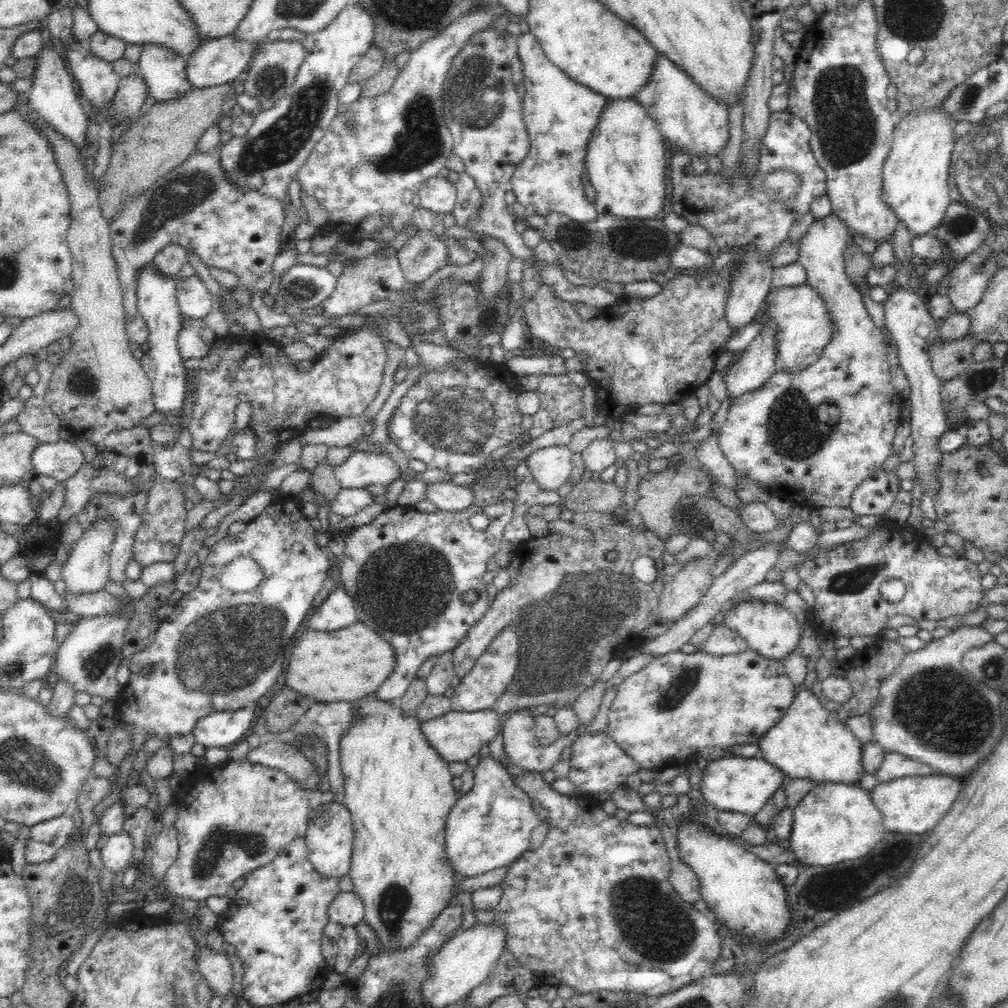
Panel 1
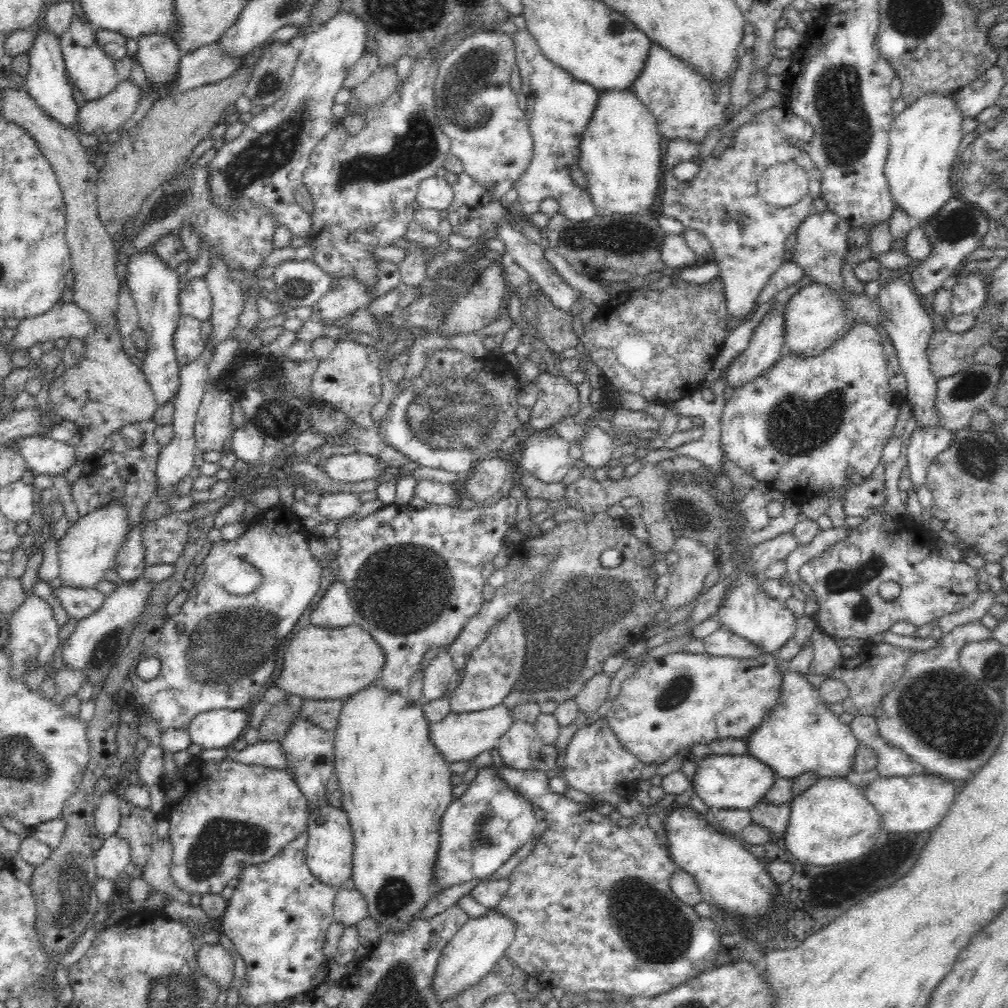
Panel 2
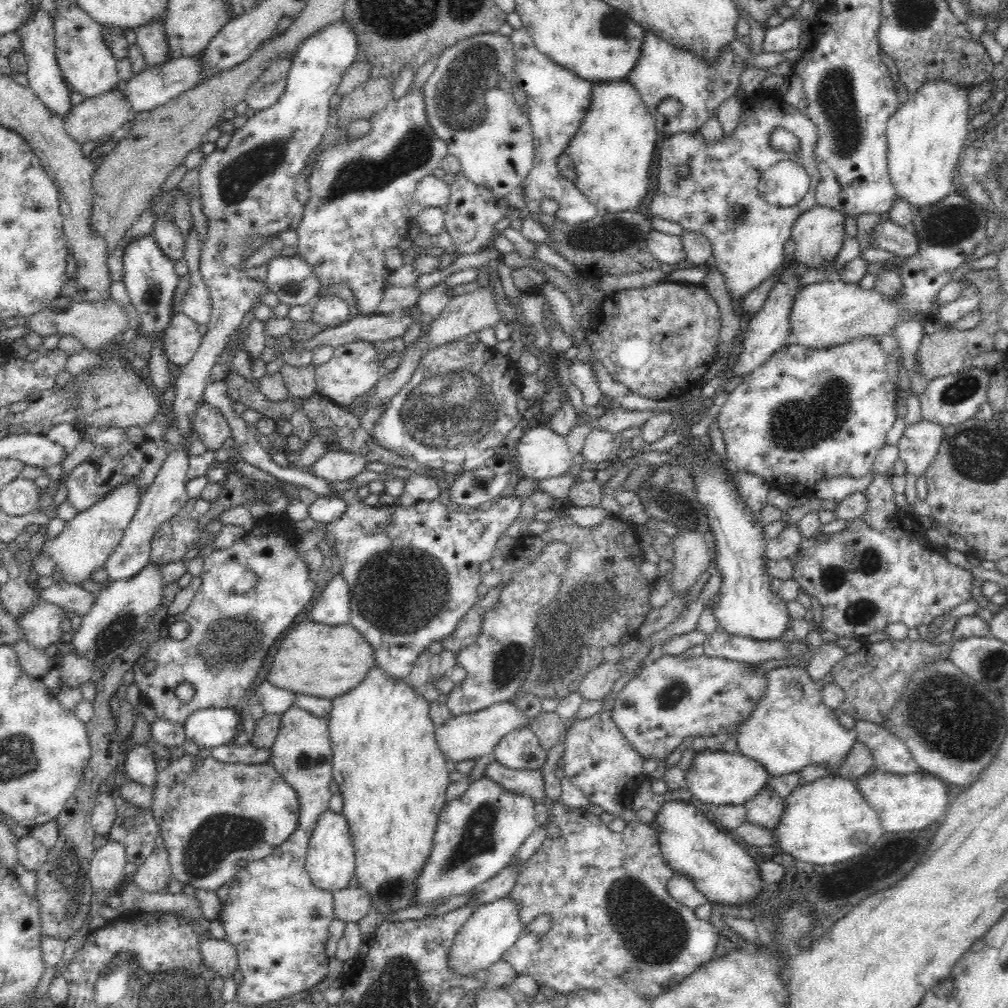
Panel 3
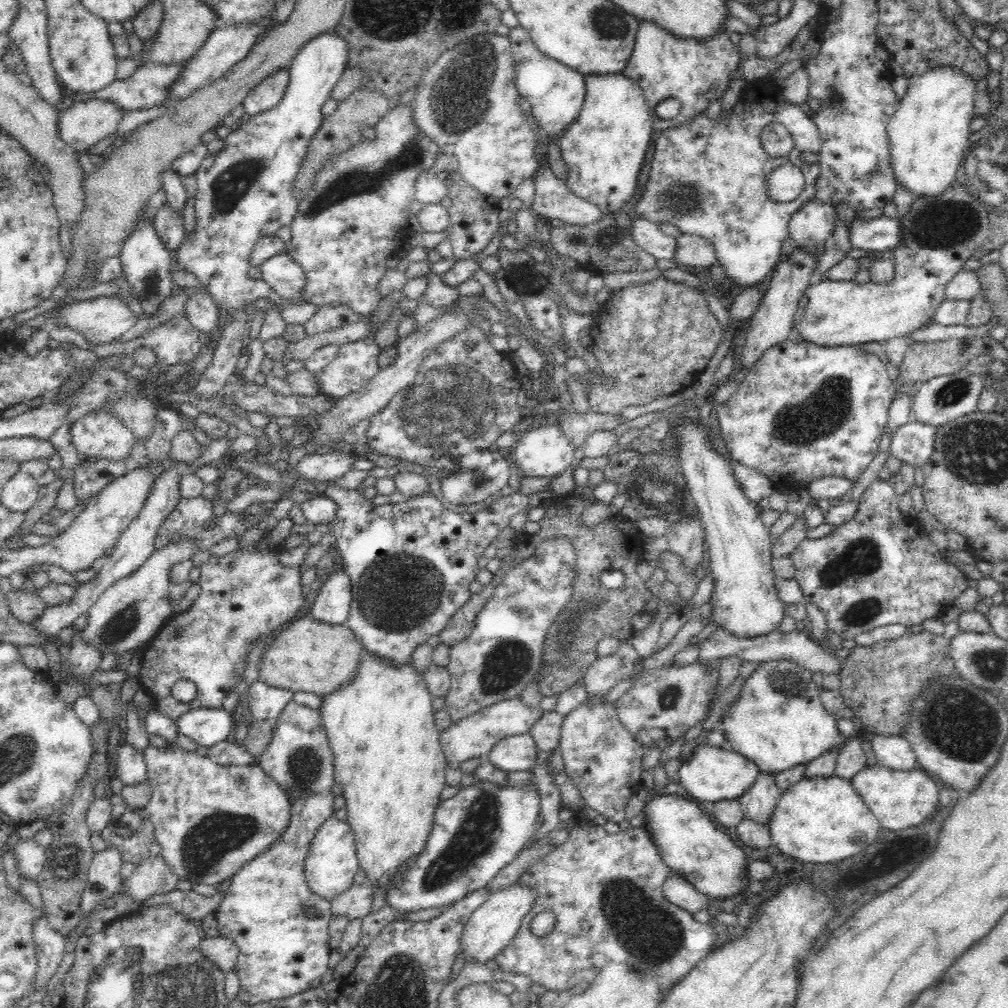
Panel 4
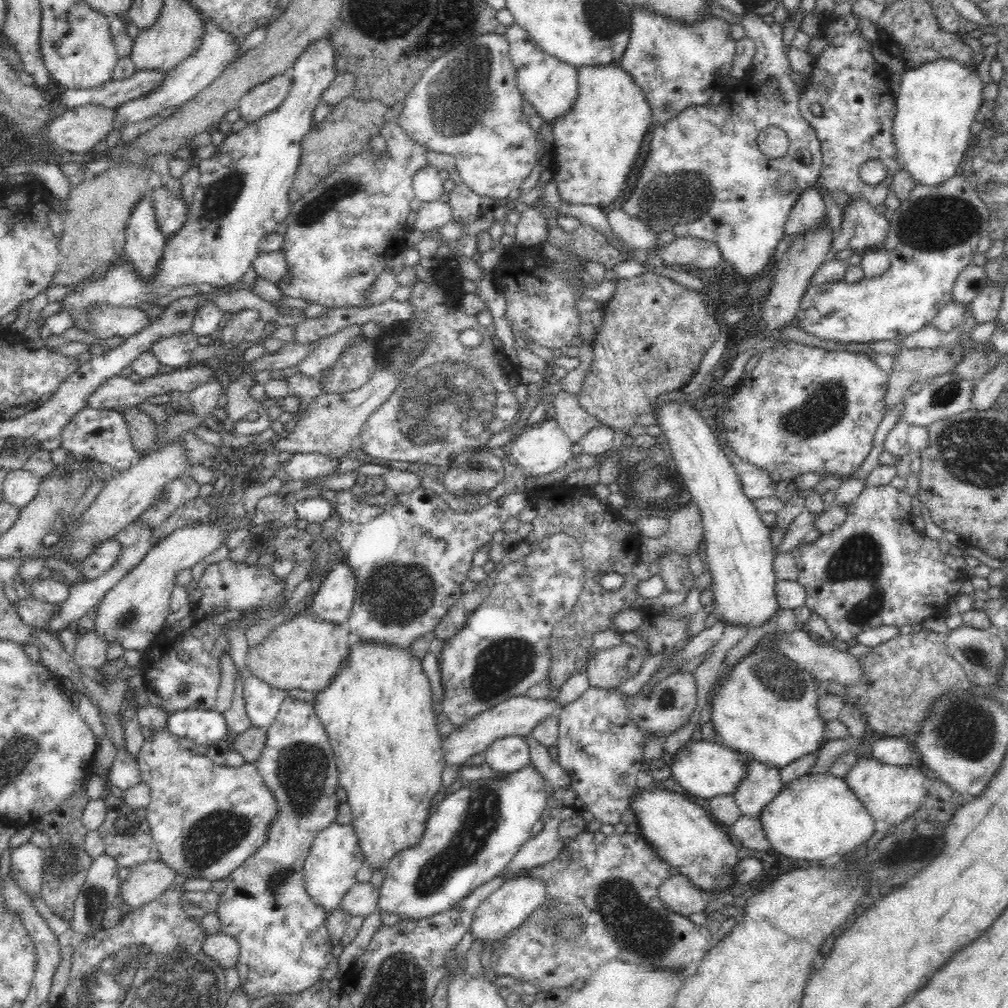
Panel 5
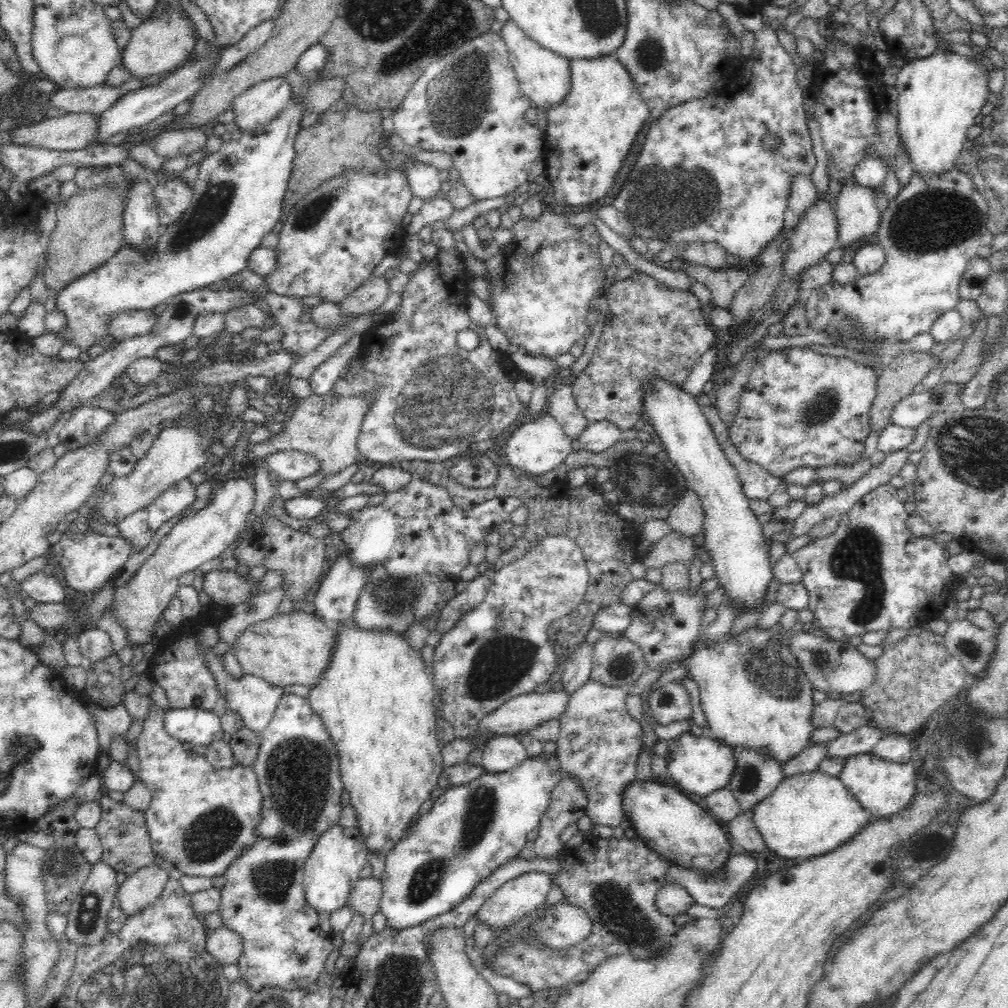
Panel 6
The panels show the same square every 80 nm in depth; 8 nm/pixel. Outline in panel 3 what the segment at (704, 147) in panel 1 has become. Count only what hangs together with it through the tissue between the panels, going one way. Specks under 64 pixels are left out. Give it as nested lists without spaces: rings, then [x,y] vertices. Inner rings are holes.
[[[644,30],[640,54],[626,79],[641,94],[646,108],[654,119],[657,131],[665,135],[674,135],[699,130],[712,114],[716,116],[718,106],[737,92],[739,76],[744,69],[742,58],[733,52],[729,44],[724,44],[724,48],[720,48],[720,54],[712,62],[707,62],[703,56],[674,46],[651,30]],[[668,96],[676,98],[682,104],[678,115],[672,118],[664,118],[656,111],[660,100]]]

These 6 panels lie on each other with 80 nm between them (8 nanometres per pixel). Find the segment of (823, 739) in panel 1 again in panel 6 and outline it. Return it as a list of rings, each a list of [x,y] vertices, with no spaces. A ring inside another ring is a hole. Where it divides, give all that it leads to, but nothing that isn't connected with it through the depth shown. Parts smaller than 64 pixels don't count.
[[[780,622],[769,628],[756,624],[738,634],[729,631],[716,641],[693,644],[681,664],[686,667],[686,676],[698,685],[700,704],[707,722],[706,733],[733,749],[738,746],[755,748],[782,763],[808,747],[808,738],[815,729],[810,721],[813,685],[791,653],[789,646],[792,632]]]

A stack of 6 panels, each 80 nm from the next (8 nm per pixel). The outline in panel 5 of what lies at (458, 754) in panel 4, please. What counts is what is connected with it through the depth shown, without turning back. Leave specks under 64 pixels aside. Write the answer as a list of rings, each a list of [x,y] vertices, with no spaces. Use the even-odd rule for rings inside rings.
[[[528,695],[508,698],[507,701],[500,702],[499,705],[477,714],[470,722],[464,723],[458,729],[455,728],[452,734],[442,738],[441,749],[445,764],[450,766],[464,765],[468,758],[474,754],[483,753],[498,738],[505,736],[524,737],[532,732],[532,729],[536,728],[539,722],[557,714],[560,708],[562,706],[559,704],[559,700],[549,696],[542,699],[532,698]]]

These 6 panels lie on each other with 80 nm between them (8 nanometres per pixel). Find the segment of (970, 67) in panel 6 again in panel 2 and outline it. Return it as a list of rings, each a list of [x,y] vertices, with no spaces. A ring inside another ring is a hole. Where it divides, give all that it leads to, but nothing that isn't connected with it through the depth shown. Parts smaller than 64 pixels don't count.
[[[954,91],[950,94],[926,92],[924,96],[907,105],[898,115],[893,116],[890,122],[889,148],[884,172],[890,185],[893,201],[911,218],[913,224],[920,225],[928,218],[932,218],[940,210],[940,206],[944,206],[953,197],[952,165],[955,164],[959,154],[958,146],[964,138],[962,130],[964,116],[957,108],[953,94]]]

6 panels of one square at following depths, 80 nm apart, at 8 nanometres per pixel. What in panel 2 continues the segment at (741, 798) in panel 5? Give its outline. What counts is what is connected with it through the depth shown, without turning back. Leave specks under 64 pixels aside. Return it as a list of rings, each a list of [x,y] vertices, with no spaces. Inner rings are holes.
[[[762,798],[756,806],[752,806],[752,809],[748,810],[751,823],[762,826],[769,832],[776,832],[780,836],[783,836],[788,827],[790,812],[790,803],[770,804],[765,801],[765,798]]]

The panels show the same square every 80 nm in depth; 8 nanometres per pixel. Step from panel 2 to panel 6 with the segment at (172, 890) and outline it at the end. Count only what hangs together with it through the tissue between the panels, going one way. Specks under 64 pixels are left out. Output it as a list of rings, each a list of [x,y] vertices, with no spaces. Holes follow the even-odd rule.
[[[155,865],[140,868],[136,874],[128,875],[117,891],[122,912],[130,918],[148,906],[148,903],[155,902],[168,880],[166,870]]]

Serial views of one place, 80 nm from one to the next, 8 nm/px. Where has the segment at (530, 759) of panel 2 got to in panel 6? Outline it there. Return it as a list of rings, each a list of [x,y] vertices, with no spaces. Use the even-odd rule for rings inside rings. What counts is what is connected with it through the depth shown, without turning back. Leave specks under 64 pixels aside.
[[[512,735],[494,736],[480,750],[483,754],[482,766],[491,773],[510,770],[528,757],[522,743]]]

